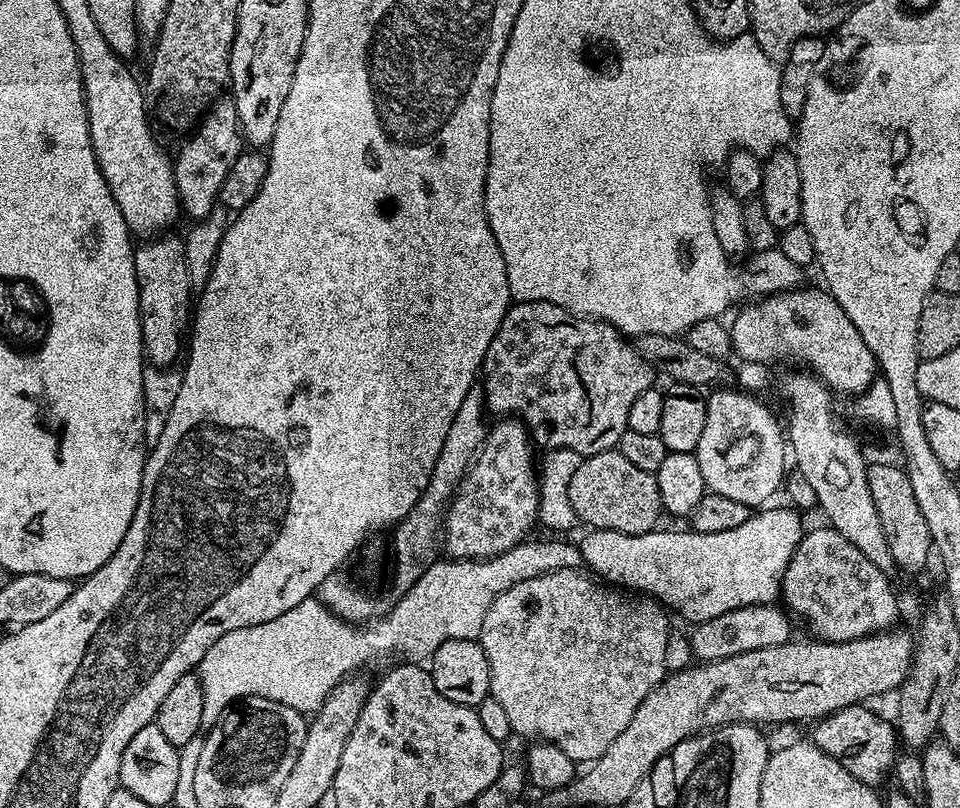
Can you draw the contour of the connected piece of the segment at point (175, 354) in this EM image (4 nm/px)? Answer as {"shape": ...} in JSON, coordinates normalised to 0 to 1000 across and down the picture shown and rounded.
{"shape":[[[167,290],[149,298],[150,303],[140,311],[140,339],[146,355],[146,407],[150,425],[150,439],[155,452],[164,455],[178,455],[182,446],[189,444],[194,431],[194,412],[202,391],[202,358],[194,332],[192,298],[188,292]]]}

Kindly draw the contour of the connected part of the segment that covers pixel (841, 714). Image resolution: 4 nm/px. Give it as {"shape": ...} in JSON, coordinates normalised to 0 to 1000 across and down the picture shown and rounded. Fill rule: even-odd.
{"shape":[[[900,871],[873,879],[857,891],[849,892],[845,901],[845,920],[850,921],[852,928],[865,933],[865,938],[869,938],[869,943],[873,943],[877,953],[885,953],[885,958],[890,958],[894,968],[917,973],[924,960],[926,964],[927,957],[933,949],[935,907],[930,892],[911,886]]]}

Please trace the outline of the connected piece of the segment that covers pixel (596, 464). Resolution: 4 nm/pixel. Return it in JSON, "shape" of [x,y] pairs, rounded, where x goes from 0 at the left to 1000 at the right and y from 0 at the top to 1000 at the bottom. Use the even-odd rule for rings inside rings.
{"shape":[[[645,557],[624,559],[618,564],[607,566],[602,582],[598,583],[598,592],[594,595],[593,619],[598,626],[603,647],[614,655],[644,656],[648,661],[673,661],[684,652],[690,640],[685,597],[682,588],[665,577],[659,577],[653,567],[648,567]]]}

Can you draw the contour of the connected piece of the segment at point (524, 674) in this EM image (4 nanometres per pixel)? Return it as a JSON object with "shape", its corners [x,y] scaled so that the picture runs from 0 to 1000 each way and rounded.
{"shape":[[[599,703],[577,705],[565,710],[560,715],[548,715],[548,720],[540,720],[535,725],[531,725],[531,730],[519,735],[519,740],[515,740],[510,755],[506,755],[506,765],[502,770],[498,796],[502,800],[502,804],[506,809],[506,819],[510,824],[510,861],[518,865],[520,873],[527,879],[531,899],[538,911],[555,911],[553,913],[555,917],[581,923],[581,928],[594,933],[594,938],[601,943],[622,941],[631,928],[631,923],[635,923],[635,918],[640,918],[640,913],[644,913],[644,908],[648,908],[648,903],[652,903],[652,899],[656,895],[656,889],[660,889],[660,879],[665,879],[669,864],[673,864],[673,859],[677,859],[679,851],[684,851],[696,832],[693,818],[694,797],[698,786],[695,761],[697,762],[697,759],[692,749],[688,744],[679,741],[678,738],[655,736],[653,731],[634,725]]]}

